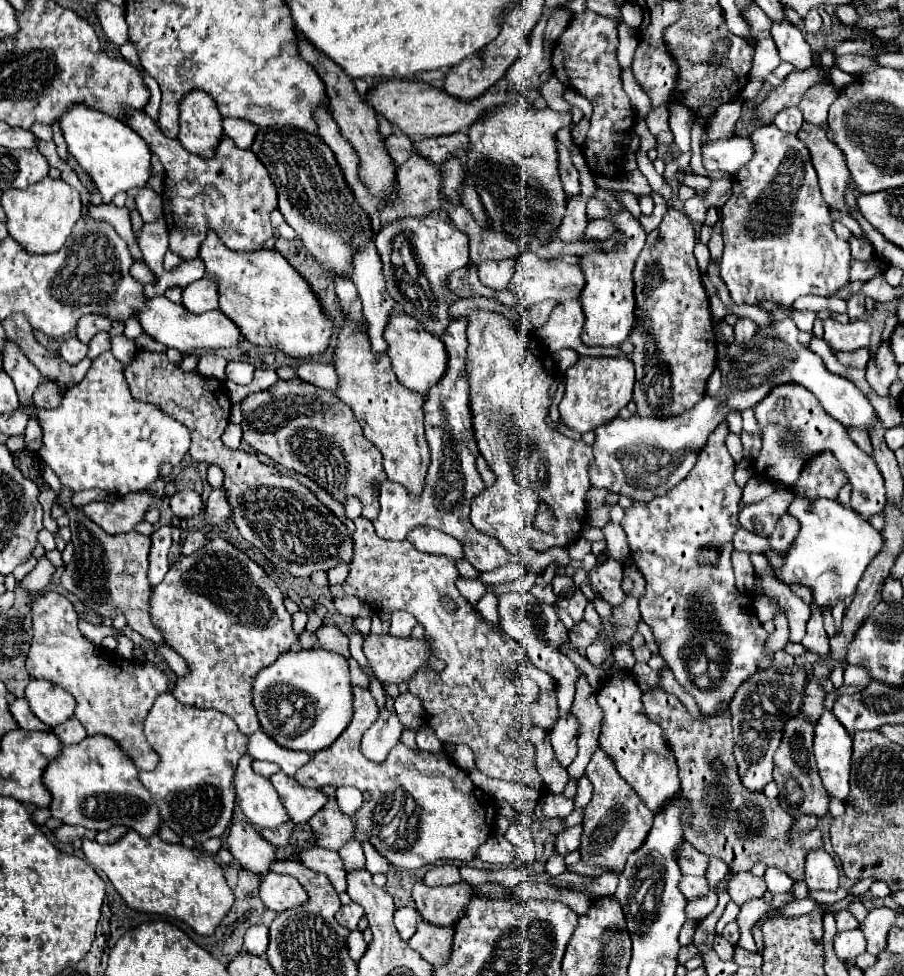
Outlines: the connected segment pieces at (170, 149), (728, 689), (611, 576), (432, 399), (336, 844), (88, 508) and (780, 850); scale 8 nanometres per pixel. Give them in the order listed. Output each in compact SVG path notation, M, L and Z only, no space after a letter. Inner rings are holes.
M146 112L142 114L130 114L130 126L148 142L150 150L160 156L160 162L164 164L164 192L162 192L162 206L164 206L164 220L170 232L168 248L178 254L182 260L192 260L198 256L198 246L204 242L204 236L208 230L214 230L220 240L230 250L262 250L264 242L274 236L270 226L270 212L278 206L278 196L274 190L274 182L270 182L270 176L266 174L266 168L250 150L240 150L230 138L222 138L216 150L216 156L212 160L196 158L196 154L190 154L182 148L178 140L166 138L158 126L150 120Z
M726 422L710 434L706 450L698 456L694 470L674 488L670 494L656 496L650 502L634 502L624 510L620 526L626 532L626 540L632 552L636 568L646 580L646 590L640 596L642 620L652 628L660 656L674 672L678 684L690 692L702 710L714 710L722 698L732 698L738 686L756 672L756 662L764 658L766 630L758 618L748 616L748 596L740 596L734 586L732 570L732 536L738 530L738 512L742 502L742 490L734 482L736 462L724 446L728 434ZM698 602L710 602L708 622L714 622L714 644L722 648L728 666L716 666L714 676L708 670L688 670L684 648L696 642L696 628L690 612Z
M606 560L592 568L588 572L588 584L612 606L624 602L626 598L626 594L622 592L622 564L616 560Z
M456 318L448 324L444 334L440 336L446 352L448 352L448 368L446 374L424 394L424 436L430 446L430 466L424 480L424 488L420 496L412 496L402 484L386 480L380 486L380 516L372 522L376 534L384 540L404 540L406 534L416 526L430 526L442 530L462 542L462 550L466 560L478 572L490 572L508 562L506 550L494 542L494 538L486 538L486 534L478 534L470 522L470 502L478 494L484 492L484 482L476 470L476 440L474 430L470 426L470 408L468 408L468 390L466 390L466 370L462 370L466 362L466 326L464 318Z
M328 796L326 806L310 818L310 826L316 834L316 844L330 850L338 850L354 834L352 818L342 814L334 796Z
M138 492L122 496L122 502L90 502L82 506L82 512L104 532L120 534L130 532L138 522L142 522L150 504L152 496L148 492Z
M652 688L652 690L644 692L642 704L644 704L644 714L648 716L648 720L656 722L662 728L664 740L666 740L668 748L672 750L676 764L678 764L678 774L680 774L678 798L680 798L682 808L692 810L690 818L688 816L682 818L686 842L690 842L694 848L698 848L706 856L722 858L728 864L728 868L732 870L732 874L748 872L754 864L762 862L766 866L774 866L774 868L786 872L792 880L800 880L804 862L806 862L806 850L812 850L814 846L822 846L822 832L820 832L820 828L814 828L812 832L804 832L798 838L790 838L788 830L794 826L796 820L780 806L780 802L768 800L764 794L750 794L742 786L742 782L738 782L738 770L736 770L736 762L734 762L734 754L732 754L734 742L732 742L730 718L714 718L714 722L694 722L694 718L690 718L690 714L686 714L686 708L678 702L678 698L674 698L672 694L668 694L660 688ZM716 758L724 766L722 774L712 770L712 762Z

